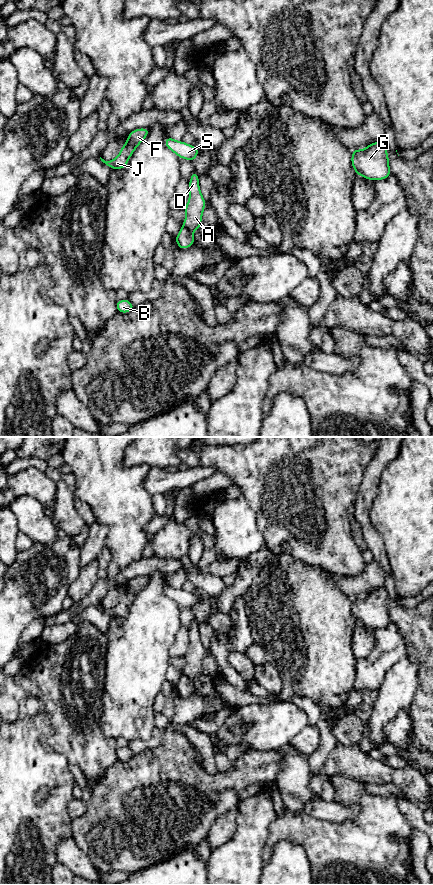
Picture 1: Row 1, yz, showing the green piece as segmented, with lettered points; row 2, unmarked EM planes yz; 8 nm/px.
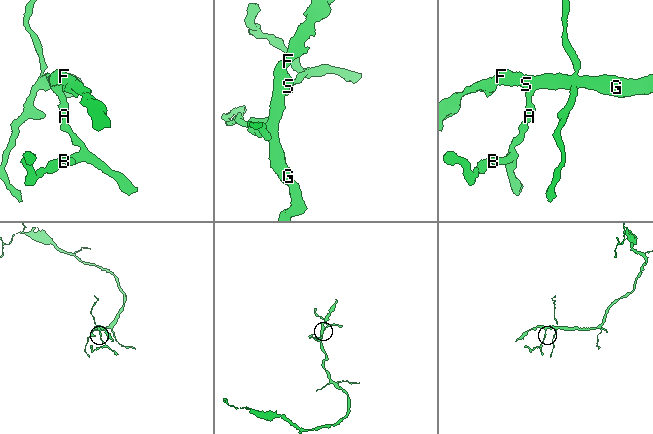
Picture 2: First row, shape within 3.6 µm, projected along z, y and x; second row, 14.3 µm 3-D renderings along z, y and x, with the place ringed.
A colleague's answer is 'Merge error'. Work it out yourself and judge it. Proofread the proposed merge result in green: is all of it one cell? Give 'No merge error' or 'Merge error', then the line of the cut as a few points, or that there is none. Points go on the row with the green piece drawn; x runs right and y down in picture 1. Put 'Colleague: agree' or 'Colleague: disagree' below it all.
Merge error. Split along yz (183, 225), (192, 232)
Colleague: agree

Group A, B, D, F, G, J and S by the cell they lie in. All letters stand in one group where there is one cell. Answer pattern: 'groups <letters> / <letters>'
groups A D F G J S / B

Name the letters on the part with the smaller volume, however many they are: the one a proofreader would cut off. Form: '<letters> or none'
B

